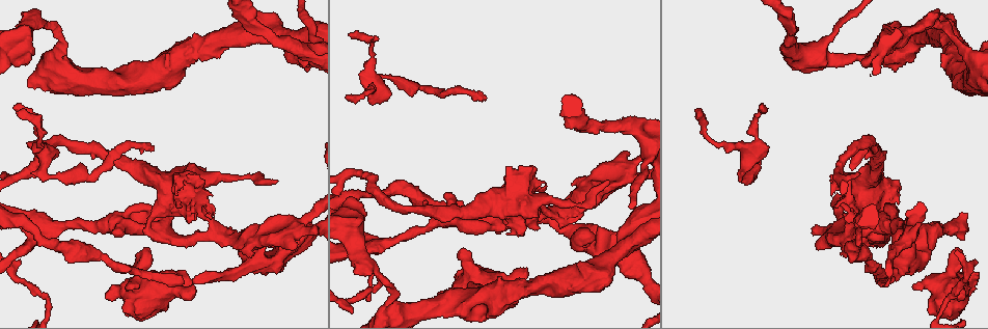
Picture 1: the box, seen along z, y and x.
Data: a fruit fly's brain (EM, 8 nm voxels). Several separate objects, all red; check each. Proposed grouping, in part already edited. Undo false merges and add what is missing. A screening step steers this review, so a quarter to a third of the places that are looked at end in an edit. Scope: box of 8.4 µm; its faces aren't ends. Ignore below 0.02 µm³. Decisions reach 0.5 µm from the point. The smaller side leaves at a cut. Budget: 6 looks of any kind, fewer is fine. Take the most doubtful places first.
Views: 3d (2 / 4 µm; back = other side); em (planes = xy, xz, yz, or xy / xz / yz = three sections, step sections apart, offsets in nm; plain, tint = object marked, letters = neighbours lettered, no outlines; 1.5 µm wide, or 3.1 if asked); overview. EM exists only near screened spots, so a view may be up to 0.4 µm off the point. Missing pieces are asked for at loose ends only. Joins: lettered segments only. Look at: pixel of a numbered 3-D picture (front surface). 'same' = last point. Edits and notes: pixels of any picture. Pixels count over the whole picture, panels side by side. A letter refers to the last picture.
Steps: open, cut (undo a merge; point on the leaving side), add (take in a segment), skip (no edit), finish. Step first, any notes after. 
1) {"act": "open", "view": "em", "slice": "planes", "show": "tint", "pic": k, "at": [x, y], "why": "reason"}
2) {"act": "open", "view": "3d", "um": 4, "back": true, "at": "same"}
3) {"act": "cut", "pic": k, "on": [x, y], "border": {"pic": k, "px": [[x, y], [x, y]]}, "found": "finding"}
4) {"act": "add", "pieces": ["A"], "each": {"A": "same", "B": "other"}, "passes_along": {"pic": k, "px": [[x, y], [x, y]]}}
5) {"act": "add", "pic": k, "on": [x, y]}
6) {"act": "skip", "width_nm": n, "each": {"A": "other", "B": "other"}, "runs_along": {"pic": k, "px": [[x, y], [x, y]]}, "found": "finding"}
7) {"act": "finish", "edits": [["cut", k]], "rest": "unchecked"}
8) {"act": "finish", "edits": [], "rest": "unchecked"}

{"act": "open", "view": "3d", "um": 4, "pic": 1, "at": [486, 98], "why": "thin end"}

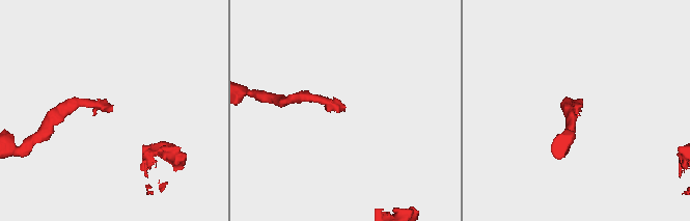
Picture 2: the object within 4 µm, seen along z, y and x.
{"act": "open", "view": "em", "slice": "planes", "show": "letters", "pic": 2, "at": [345, 109]}

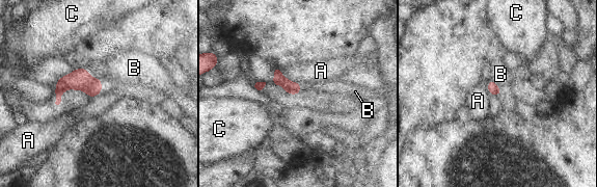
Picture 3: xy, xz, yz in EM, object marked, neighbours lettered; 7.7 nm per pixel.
{"act": "add", "pieces": ["B"], "each": {"A": "other", "B": "same", "C": "other"}, "passes_along": {"pic": 3, "px": [[79, 79], [92, 77], [123, 68]]}, "found": "the neuron continues"}

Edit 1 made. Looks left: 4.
{"act": "open", "view": "overview"}

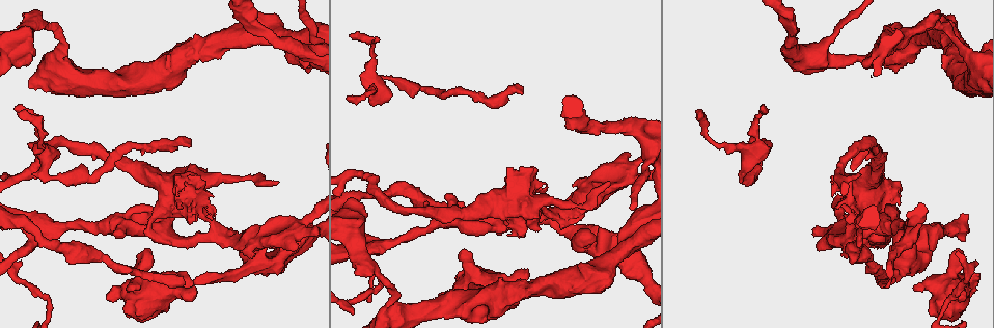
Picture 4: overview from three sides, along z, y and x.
{"act": "open", "view": "3d", "um": 4, "pic": 4, "at": [373, 48], "why": "thin neck"}

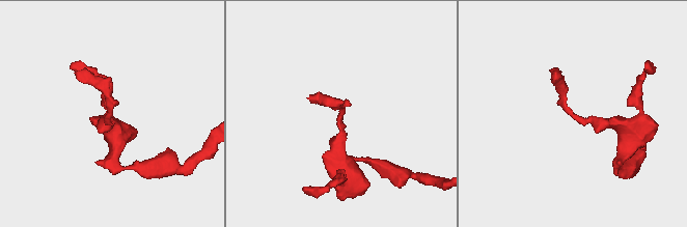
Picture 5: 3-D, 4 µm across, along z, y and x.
{"act": "open", "view": "em", "slice": "xy", "step": 4, "show": "tint", "pic": 5, "at": [575, 114], "why": "shape alone is not enough"}

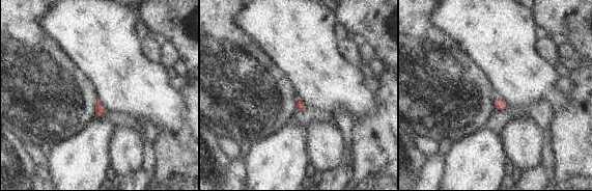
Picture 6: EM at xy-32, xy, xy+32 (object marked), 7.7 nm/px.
{"act": "open", "view": "em", "slice": "planes", "show": "letters", "at": "same", "why": "cut it another way"}

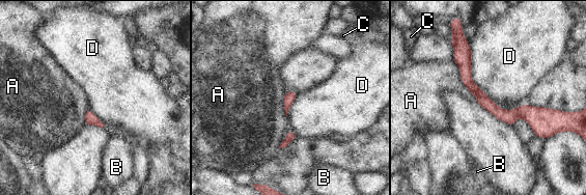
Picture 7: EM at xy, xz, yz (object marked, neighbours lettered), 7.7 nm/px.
{"act": "skip", "width_nm": 90, "each": {"A": "other", "B": "other", "C": "other", "D": "other"}, "runs_along": {"pic": 7, "px": [[456, 48], [467, 81], [497, 112], [551, 111]]}, "found": "one neuron here"}

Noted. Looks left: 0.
{"act": "finish", "edits": [["add", 3]], "rest": "unchecked"}

